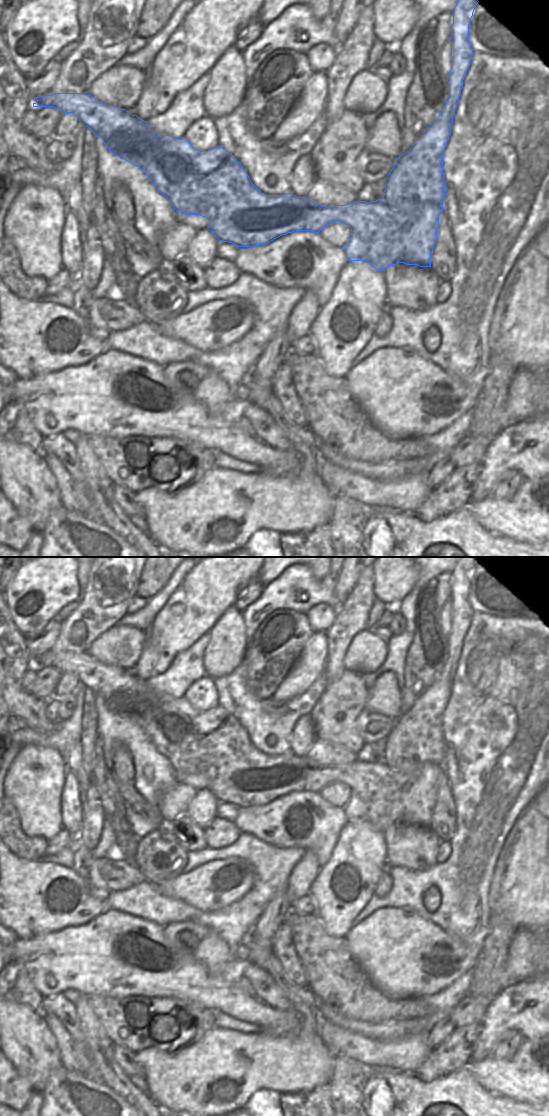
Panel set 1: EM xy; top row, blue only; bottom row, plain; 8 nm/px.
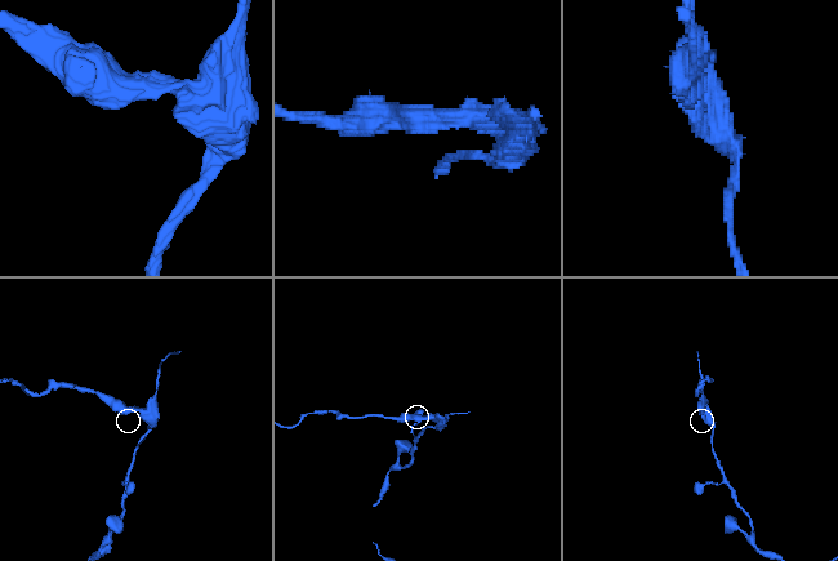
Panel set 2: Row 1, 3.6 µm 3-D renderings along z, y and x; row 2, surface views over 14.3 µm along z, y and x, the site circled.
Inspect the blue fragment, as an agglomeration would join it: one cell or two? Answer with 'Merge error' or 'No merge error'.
Merge error

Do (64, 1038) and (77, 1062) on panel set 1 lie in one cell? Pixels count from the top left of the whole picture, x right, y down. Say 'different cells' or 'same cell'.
same cell

